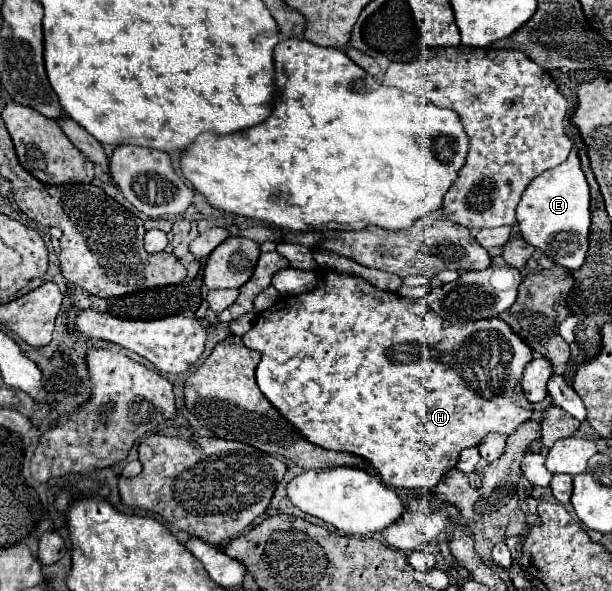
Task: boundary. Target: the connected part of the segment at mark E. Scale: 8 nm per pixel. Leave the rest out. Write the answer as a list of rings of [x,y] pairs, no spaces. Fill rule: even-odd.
[[[576,148],[560,166],[546,170],[528,184],[516,208],[516,216],[524,240],[534,248],[544,250],[544,254],[556,264],[568,270],[578,270],[584,264],[590,228],[590,188],[584,172],[580,170]]]

